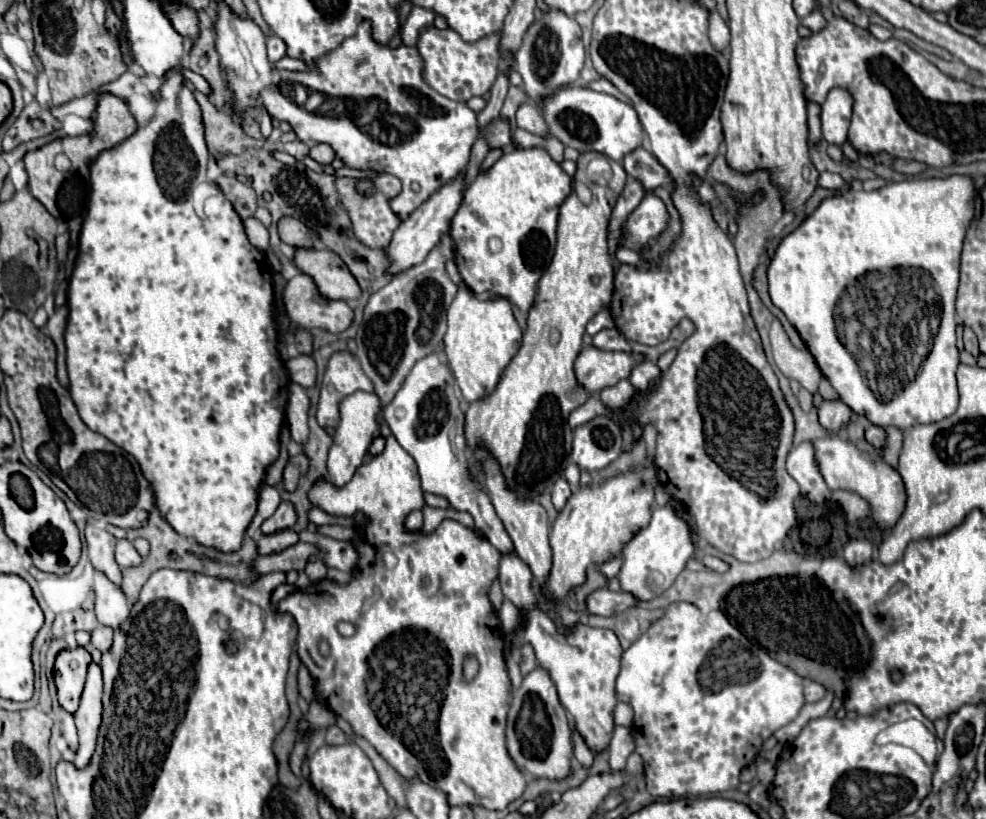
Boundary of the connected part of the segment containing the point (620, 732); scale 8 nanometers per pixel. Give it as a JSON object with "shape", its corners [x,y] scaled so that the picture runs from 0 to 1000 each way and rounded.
{"shape":[[[625,886],[623,904],[619,906],[619,938],[621,940],[633,940],[637,923],[643,918],[643,904],[637,889]]]}

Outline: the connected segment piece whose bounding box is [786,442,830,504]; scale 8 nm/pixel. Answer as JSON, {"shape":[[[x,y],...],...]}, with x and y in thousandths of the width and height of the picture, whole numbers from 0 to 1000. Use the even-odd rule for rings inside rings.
{"shape":[[[813,540],[811,545],[801,549],[797,562],[797,574],[809,589],[811,603],[817,606],[824,615],[834,615],[842,611],[842,596],[838,593],[826,564],[824,540]]]}

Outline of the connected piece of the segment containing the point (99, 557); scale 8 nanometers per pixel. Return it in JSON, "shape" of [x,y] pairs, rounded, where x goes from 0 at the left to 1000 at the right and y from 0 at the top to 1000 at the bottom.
{"shape":[[[89,642],[87,650],[87,667],[89,667],[89,681],[97,696],[101,696],[112,711],[118,711],[118,716],[124,716],[124,698],[122,691],[116,684],[118,672],[118,657],[110,652],[105,645]]]}

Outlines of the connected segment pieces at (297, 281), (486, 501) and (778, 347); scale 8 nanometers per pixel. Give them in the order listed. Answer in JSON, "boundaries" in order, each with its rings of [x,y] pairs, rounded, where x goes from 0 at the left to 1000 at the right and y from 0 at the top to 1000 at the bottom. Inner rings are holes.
{"boundaries":[[[[312,335],[298,337],[288,352],[288,374],[294,391],[306,400],[327,400],[336,407],[346,407],[357,396],[357,376],[349,366],[327,364],[323,349]]],[[[434,432],[422,442],[400,488],[391,496],[389,510],[404,542],[420,559],[426,576],[428,598],[452,608],[465,623],[477,625],[485,650],[507,676],[521,676],[519,659],[515,657],[515,650],[511,647],[497,606],[477,579],[467,481],[462,476],[462,464],[458,462],[456,447],[448,442],[444,432]]],[[[789,391],[783,393],[781,400],[781,420],[783,420],[783,432],[785,442],[791,449],[791,454],[797,462],[803,462],[811,466],[813,474],[817,474],[822,481],[828,481],[830,469],[832,469],[832,449],[828,447],[824,432],[817,425],[807,425],[799,415],[793,396]]]]}

